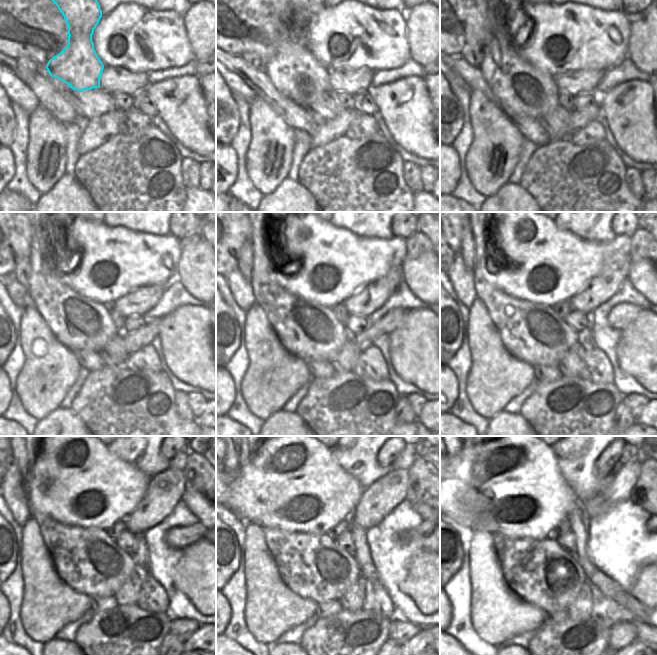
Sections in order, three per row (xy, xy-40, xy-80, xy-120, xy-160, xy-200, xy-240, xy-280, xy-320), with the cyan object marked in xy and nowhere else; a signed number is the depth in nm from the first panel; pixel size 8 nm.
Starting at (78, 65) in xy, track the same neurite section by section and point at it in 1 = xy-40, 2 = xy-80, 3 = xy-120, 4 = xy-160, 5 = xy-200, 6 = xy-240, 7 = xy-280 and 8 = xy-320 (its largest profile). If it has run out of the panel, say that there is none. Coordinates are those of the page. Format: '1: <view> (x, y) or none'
1: xy-40 (295, 72)
2: xy-80 (522, 89)
3: xy-120 (79, 323)
4: xy-160 (310, 331)
5: xy-200 (533, 333)
6: xy-240 (86, 559)
7: xy-280 (313, 566)
8: xy-320 (542, 573)

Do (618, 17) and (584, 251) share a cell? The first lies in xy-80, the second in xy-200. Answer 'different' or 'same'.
same

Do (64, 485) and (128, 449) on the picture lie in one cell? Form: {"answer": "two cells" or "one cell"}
{"answer": "two cells"}

